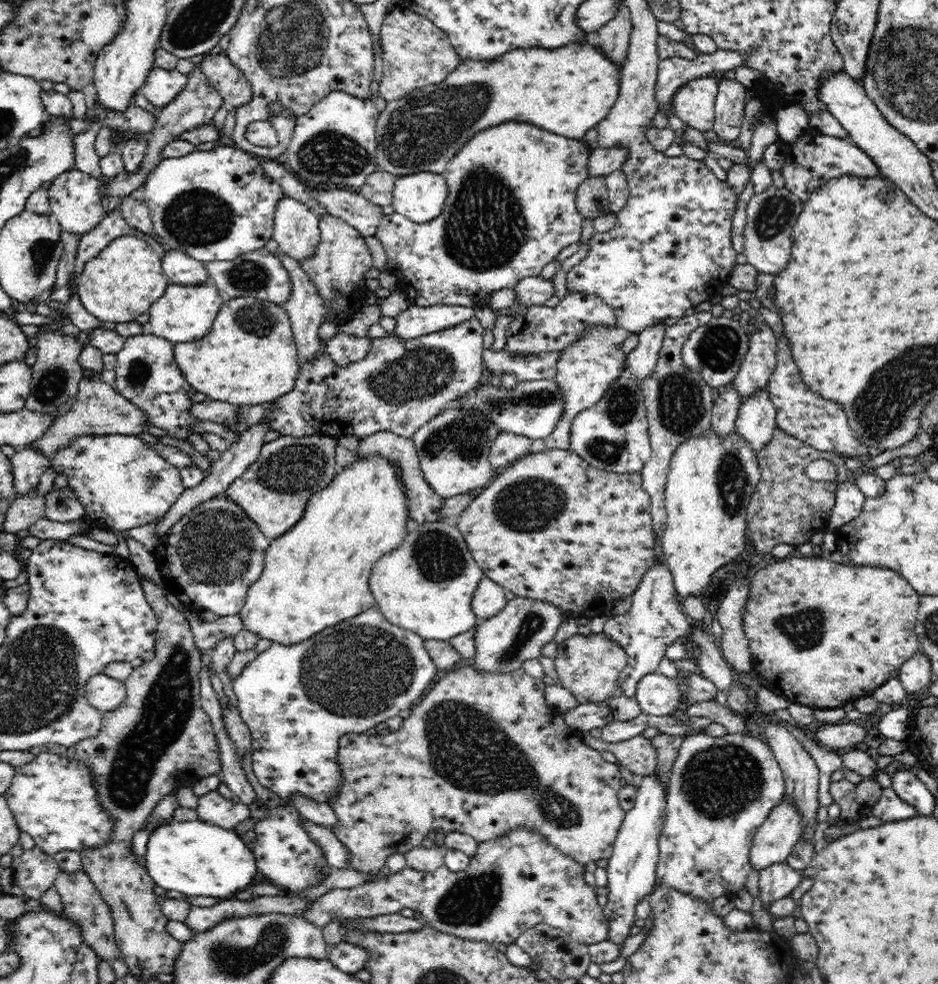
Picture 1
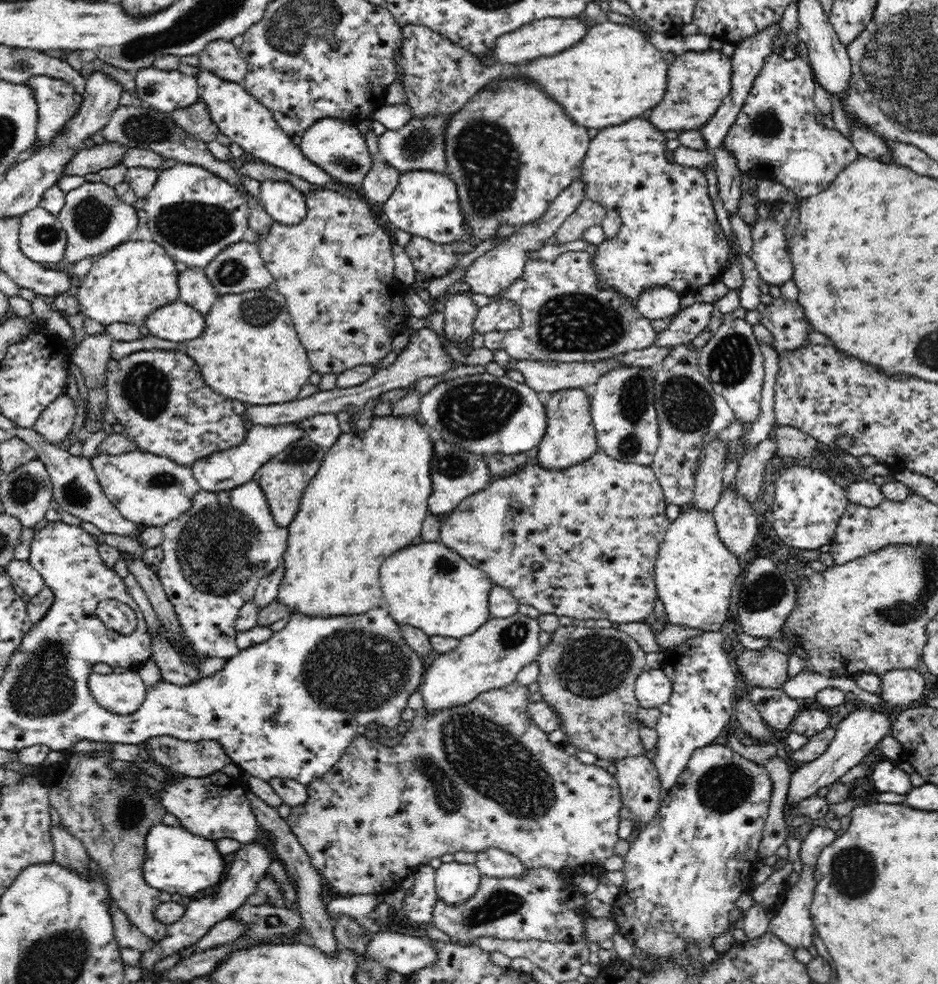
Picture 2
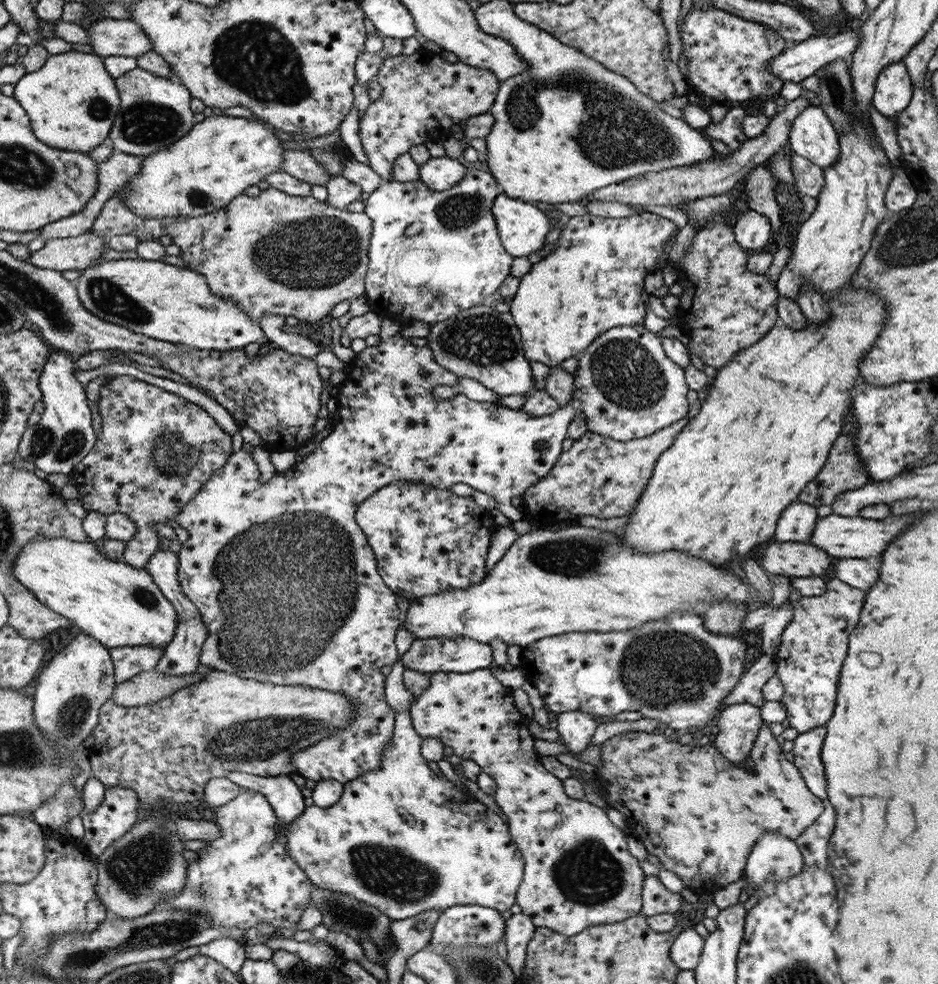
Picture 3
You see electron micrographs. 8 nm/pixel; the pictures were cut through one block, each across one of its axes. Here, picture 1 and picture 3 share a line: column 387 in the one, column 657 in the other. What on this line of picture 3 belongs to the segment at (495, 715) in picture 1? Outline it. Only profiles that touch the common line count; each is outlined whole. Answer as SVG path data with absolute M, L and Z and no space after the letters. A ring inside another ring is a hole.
M764 726L759 731L757 740L752 748L751 754L748 760L746 760L746 766L744 768L738 768L734 766L730 760L726 760L724 756L721 756L715 746L699 746L699 747L683 747L682 744L677 742L677 739L673 736L667 738L661 733L653 732L628 732L614 738L608 739L602 744L602 761L604 765L598 768L598 778L602 782L602 788L605 789L607 804L619 810L624 814L627 819L631 834L634 834L638 840L641 840L646 847L646 851L656 856L662 867L674 874L678 875L680 880L687 888L692 890L696 895L706 893L714 893L720 888L726 888L728 884L736 882L742 878L744 874L744 867L746 867L746 859L750 855L754 843L758 841L758 837L762 837L766 831L777 831L778 833L790 837L792 840L796 840L796 837L800 837L802 832L806 830L814 821L824 812L824 801L818 798L814 793L806 787L805 781L802 779L802 774L794 763L788 761L781 748L781 739L775 738L772 732Z

